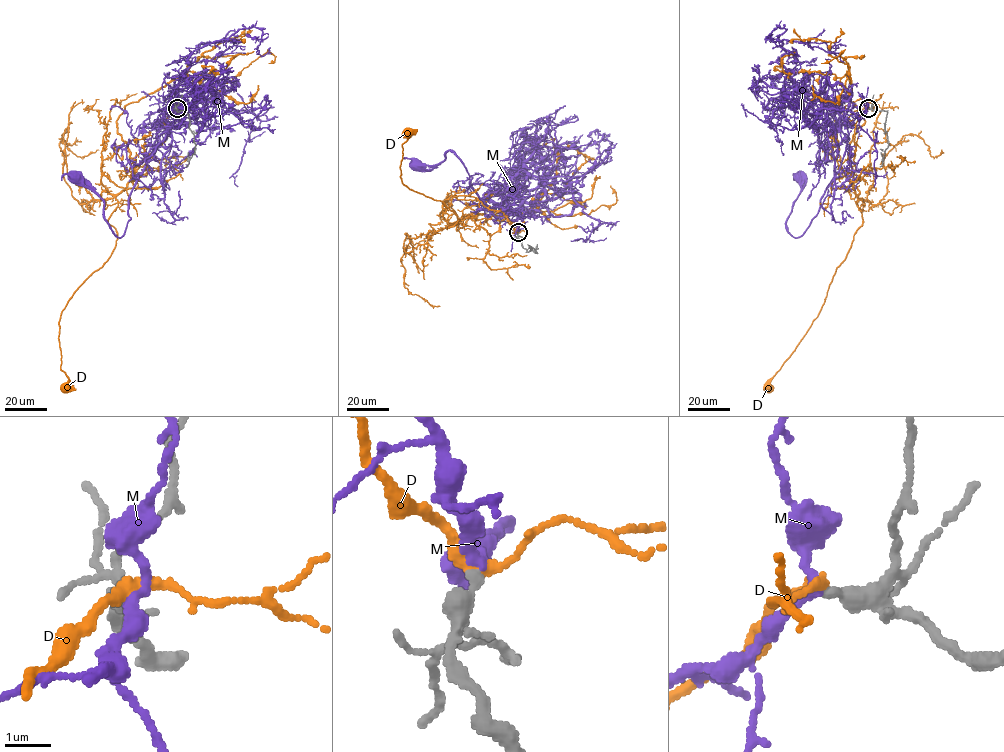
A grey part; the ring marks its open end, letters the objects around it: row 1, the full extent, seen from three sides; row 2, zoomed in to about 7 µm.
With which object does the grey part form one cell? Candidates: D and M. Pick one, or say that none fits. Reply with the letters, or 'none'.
M

